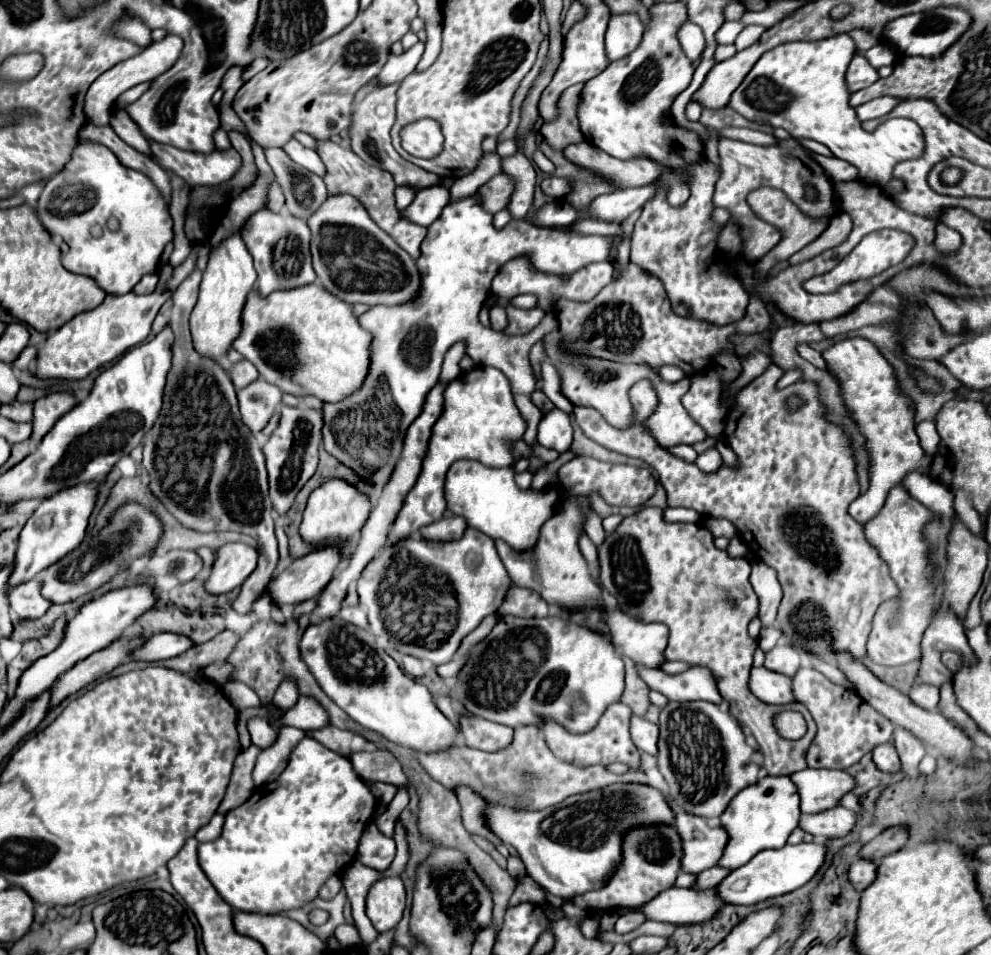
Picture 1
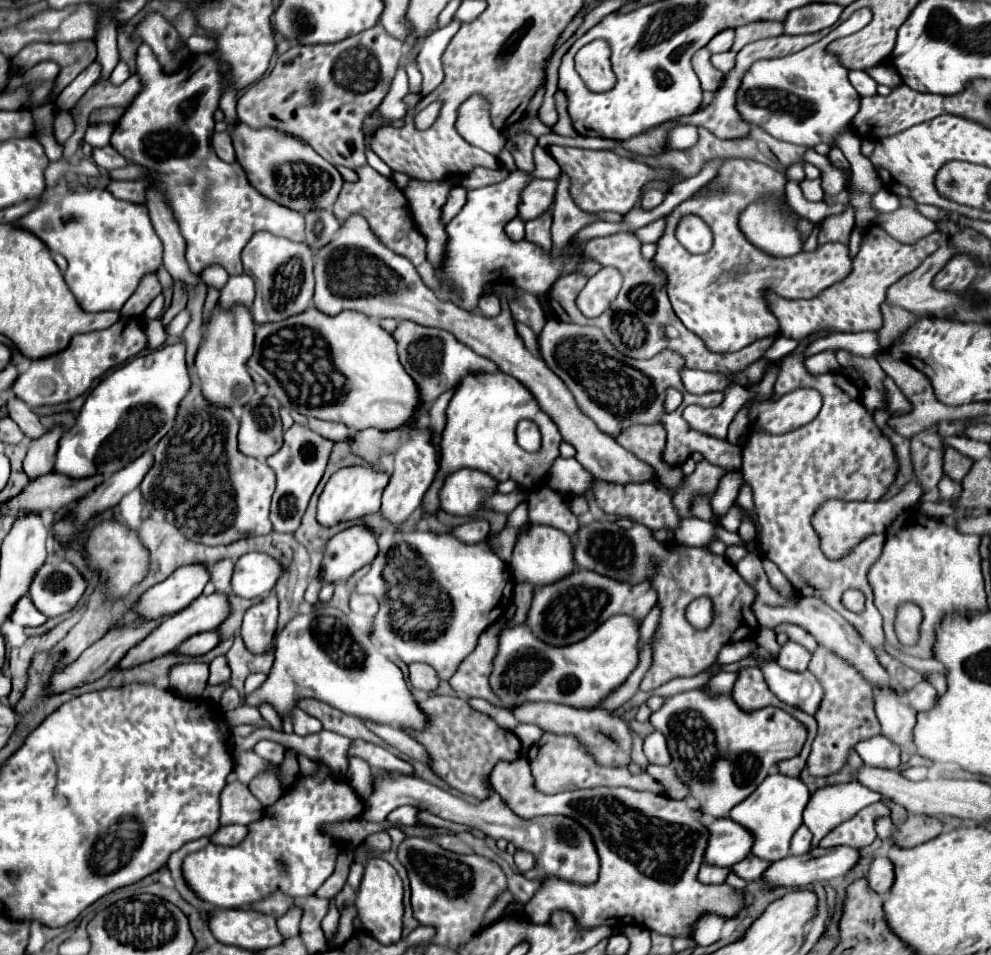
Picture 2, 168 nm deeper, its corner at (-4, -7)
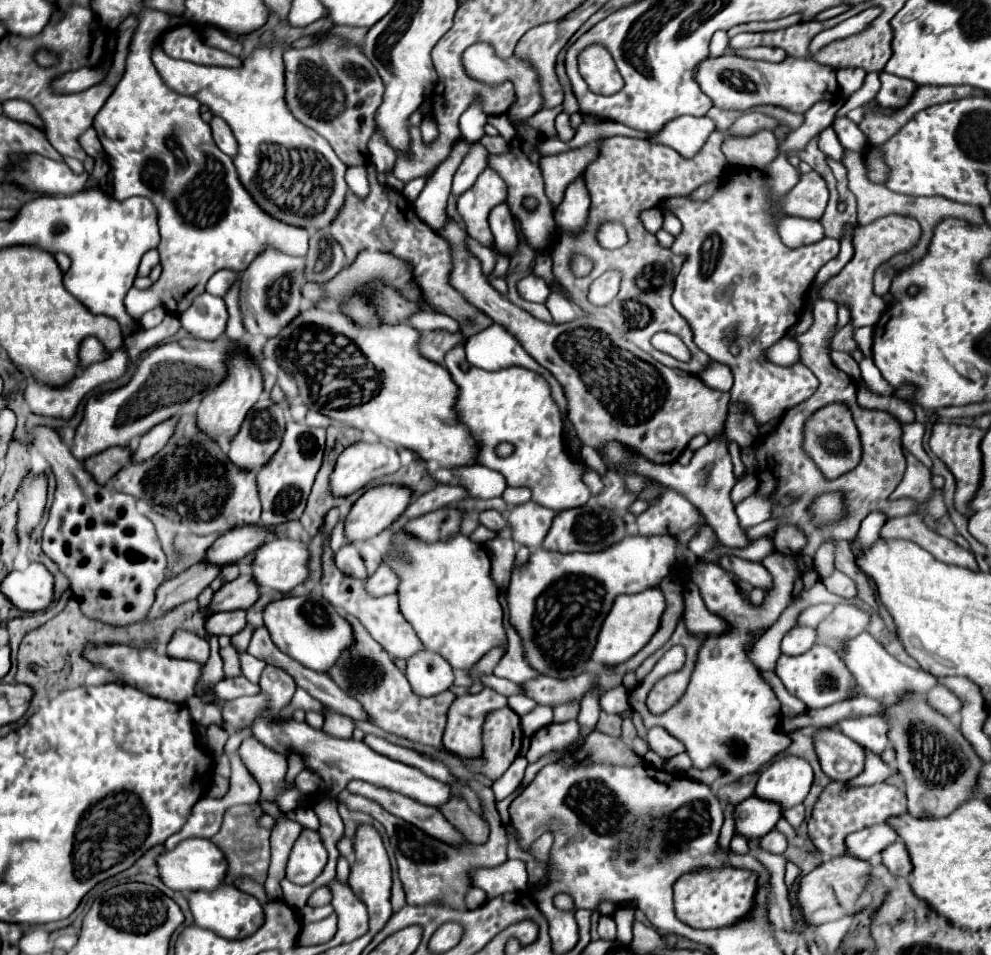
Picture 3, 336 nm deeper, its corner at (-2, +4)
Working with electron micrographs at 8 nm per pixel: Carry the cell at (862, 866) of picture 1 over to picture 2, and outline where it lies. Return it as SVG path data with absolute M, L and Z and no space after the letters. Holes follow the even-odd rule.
M876 857L868 871L868 883L878 891L880 895L890 893L890 887L894 883L894 865L888 857Z

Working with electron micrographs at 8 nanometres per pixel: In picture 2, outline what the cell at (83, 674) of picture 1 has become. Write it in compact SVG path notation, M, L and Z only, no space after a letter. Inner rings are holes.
M212 593L210 597L206 595L200 595L194 603L190 603L190 607L182 609L180 613L168 617L162 627L158 627L158 631L154 631L150 635L150 639L144 639L138 647L134 647L134 651L130 651L130 655L126 659L122 659L120 663L144 663L144 661L150 661L154 657L160 657L164 655L166 651L172 651L176 649L180 643L184 643L190 635L196 635L196 633L204 633L204 631L214 631L218 625L222 625L230 615L230 603L228 603L228 595L222 595L222 593Z

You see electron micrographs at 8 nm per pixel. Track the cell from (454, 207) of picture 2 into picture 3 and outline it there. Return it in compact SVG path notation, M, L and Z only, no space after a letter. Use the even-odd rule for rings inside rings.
M474 142L474 148L462 160L460 168L454 174L452 196L460 196L462 192L466 192L474 184L474 180L478 178L478 174L486 168L486 156L488 156L488 152L478 142Z

